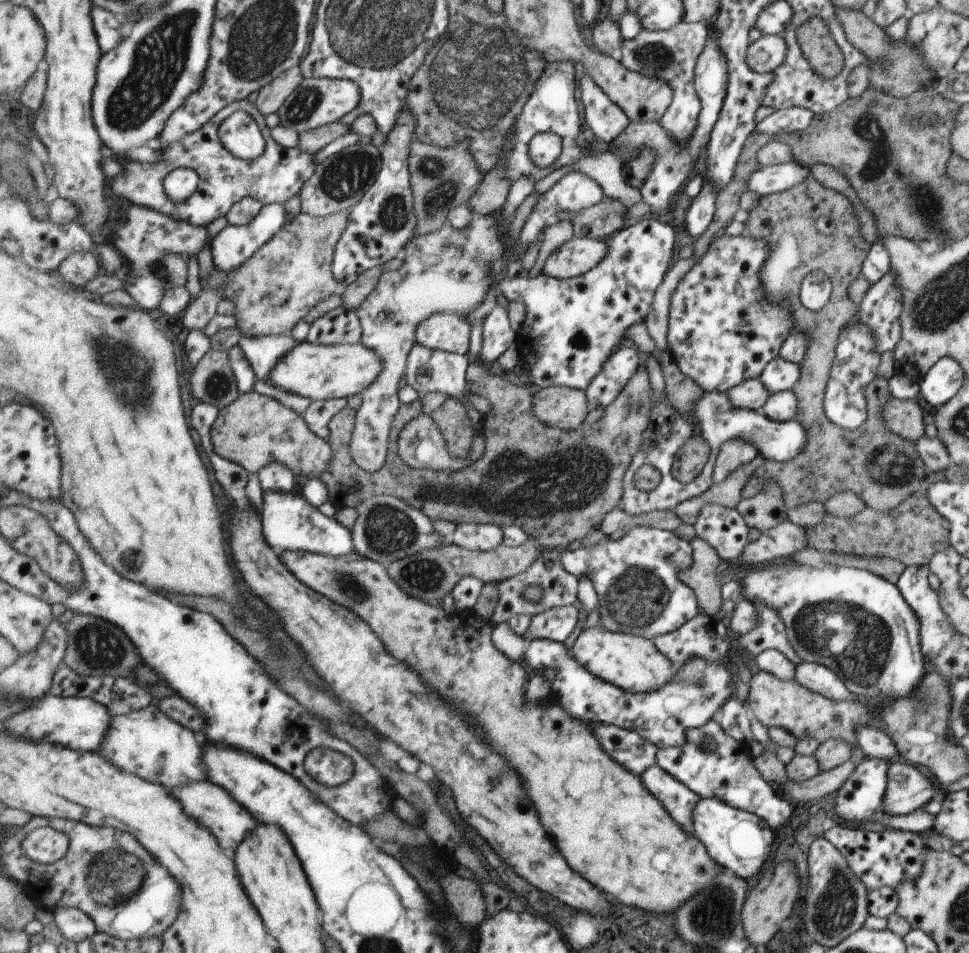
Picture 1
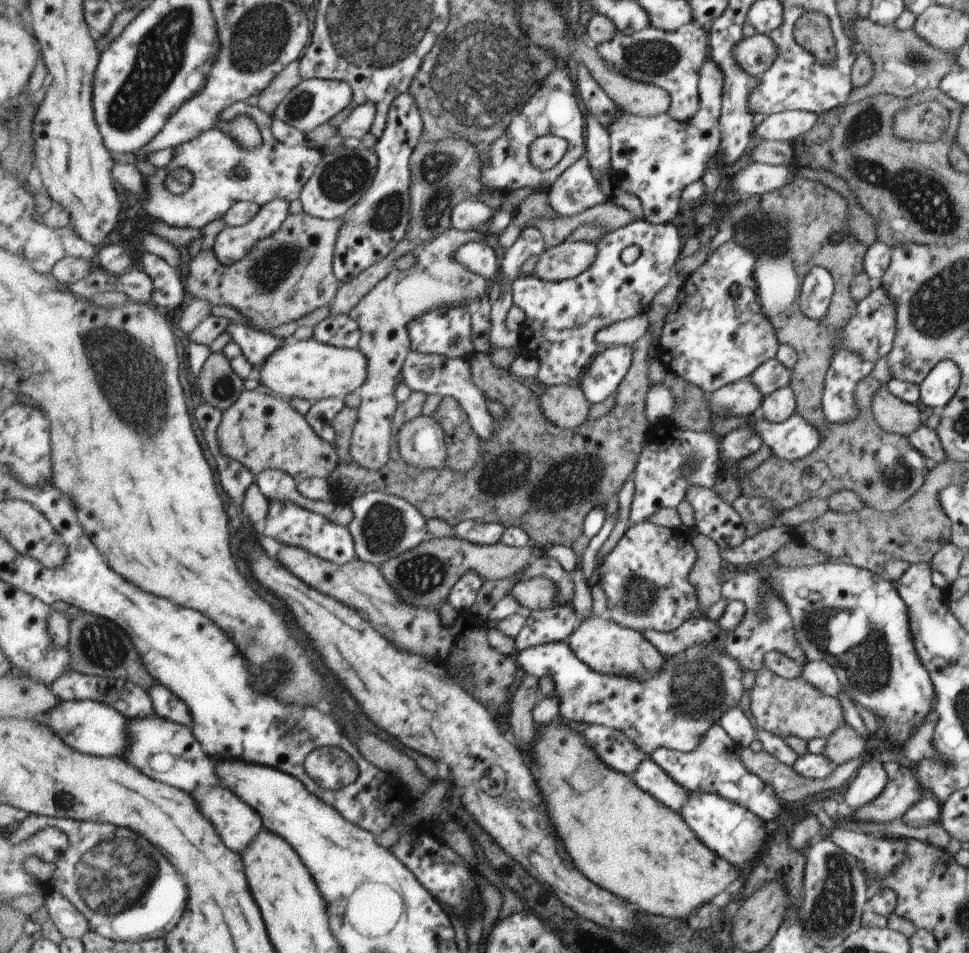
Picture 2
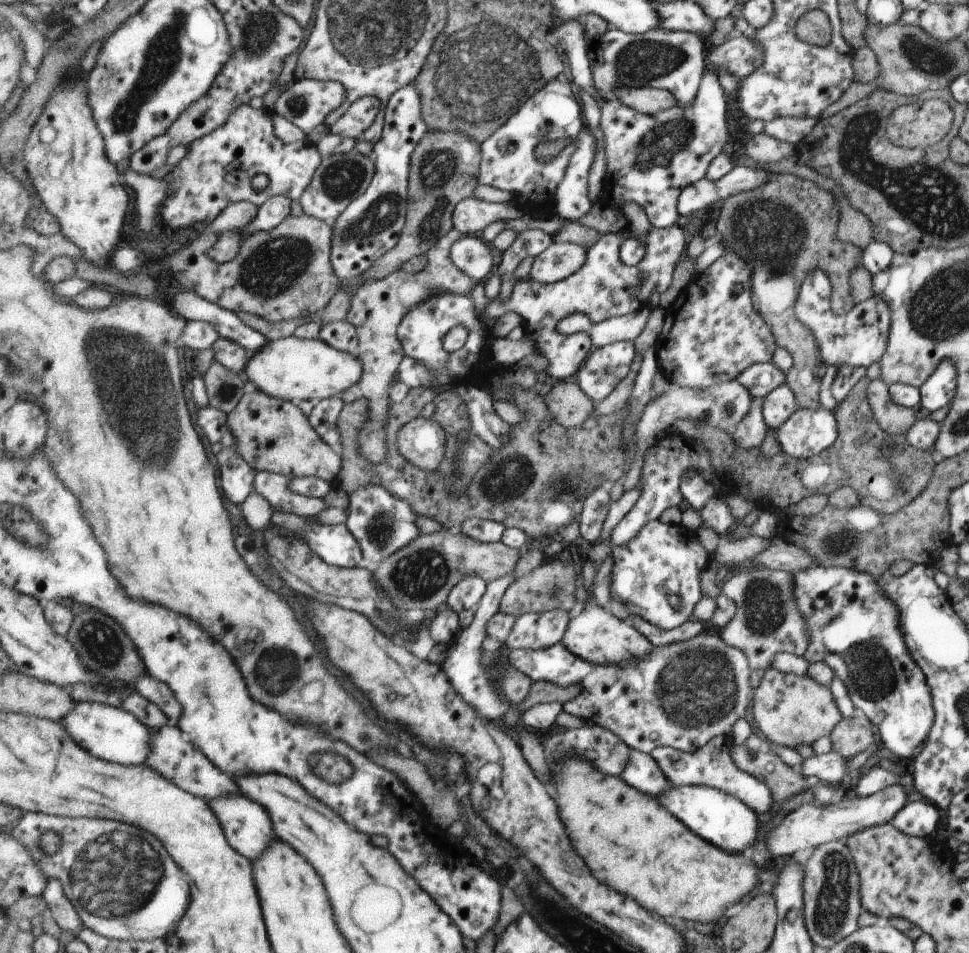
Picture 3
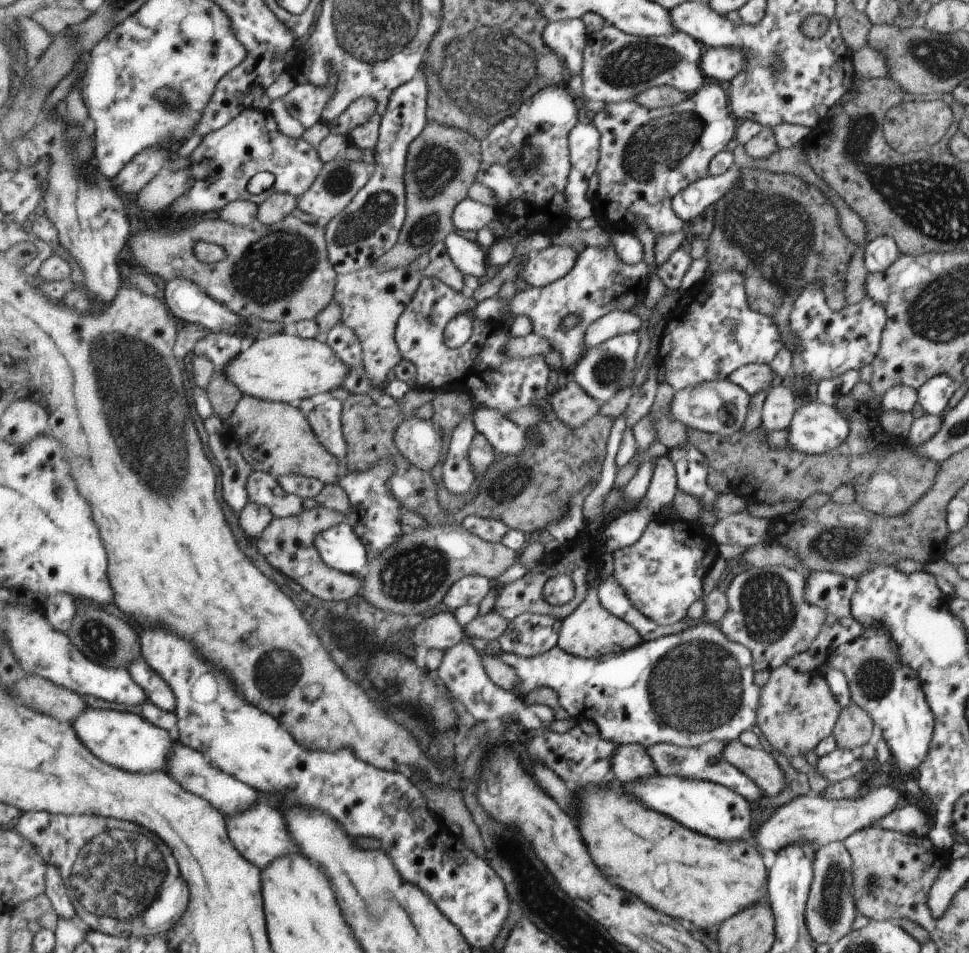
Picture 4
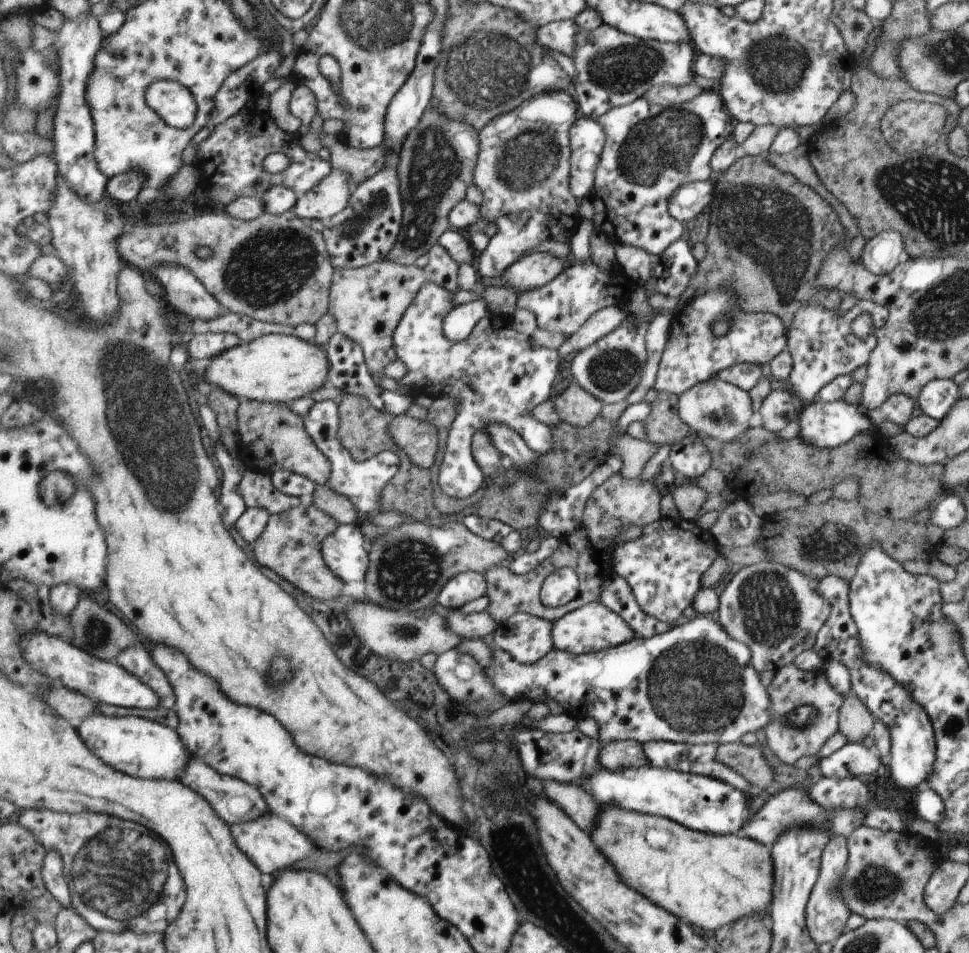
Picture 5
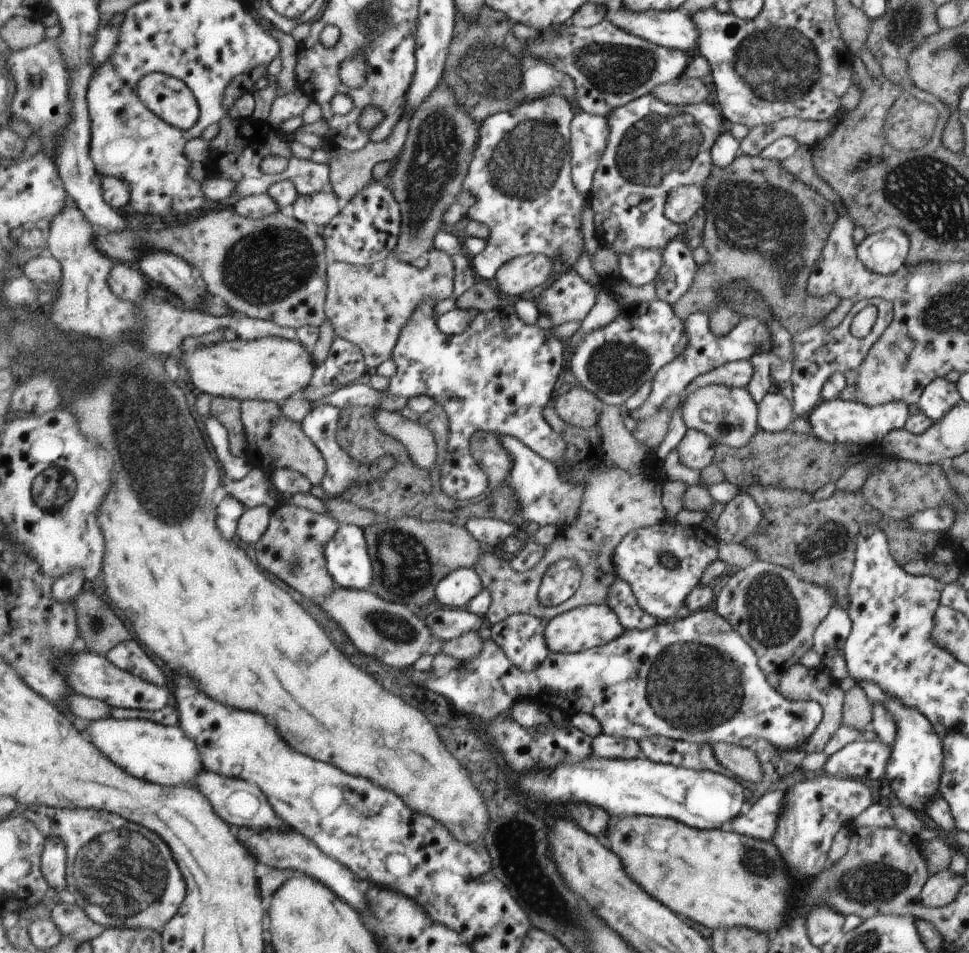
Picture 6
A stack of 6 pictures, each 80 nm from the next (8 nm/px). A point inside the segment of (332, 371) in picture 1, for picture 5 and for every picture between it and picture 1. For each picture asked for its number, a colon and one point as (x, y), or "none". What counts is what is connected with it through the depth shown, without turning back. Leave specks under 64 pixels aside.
2: (309, 369)
3: (292, 368)
4: (283, 367)
5: (275, 368)

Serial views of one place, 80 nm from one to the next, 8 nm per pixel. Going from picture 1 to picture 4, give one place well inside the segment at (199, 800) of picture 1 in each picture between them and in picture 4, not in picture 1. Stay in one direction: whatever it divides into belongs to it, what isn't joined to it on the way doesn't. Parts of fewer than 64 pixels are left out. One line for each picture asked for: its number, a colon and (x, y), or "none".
2: (238, 823)
3: (247, 824)
4: (260, 832)

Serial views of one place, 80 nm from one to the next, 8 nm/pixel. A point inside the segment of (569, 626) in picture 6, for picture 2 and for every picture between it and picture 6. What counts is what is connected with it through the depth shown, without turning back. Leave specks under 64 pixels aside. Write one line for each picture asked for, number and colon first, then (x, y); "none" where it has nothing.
2: (612, 649)
3: (595, 635)
4: (592, 631)
5: (592, 628)

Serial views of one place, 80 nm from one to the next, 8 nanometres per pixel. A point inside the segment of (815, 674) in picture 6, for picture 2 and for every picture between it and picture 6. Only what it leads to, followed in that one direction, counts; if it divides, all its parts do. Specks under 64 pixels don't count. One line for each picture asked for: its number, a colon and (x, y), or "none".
2: (786, 707)
3: (787, 709)
4: (797, 710)
5: (791, 687)

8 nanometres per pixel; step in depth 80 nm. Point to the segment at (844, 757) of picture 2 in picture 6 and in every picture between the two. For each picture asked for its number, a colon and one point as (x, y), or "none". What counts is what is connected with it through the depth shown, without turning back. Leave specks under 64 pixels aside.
3: (852, 735)
4: (854, 728)
5: (855, 721)
6: (857, 710)

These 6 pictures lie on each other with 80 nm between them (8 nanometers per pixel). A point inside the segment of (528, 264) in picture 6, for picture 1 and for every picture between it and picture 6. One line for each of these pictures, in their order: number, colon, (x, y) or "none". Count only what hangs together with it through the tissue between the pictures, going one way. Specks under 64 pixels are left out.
1: (577, 256)
2: (568, 260)
3: (561, 260)
4: (554, 263)
5: (538, 269)

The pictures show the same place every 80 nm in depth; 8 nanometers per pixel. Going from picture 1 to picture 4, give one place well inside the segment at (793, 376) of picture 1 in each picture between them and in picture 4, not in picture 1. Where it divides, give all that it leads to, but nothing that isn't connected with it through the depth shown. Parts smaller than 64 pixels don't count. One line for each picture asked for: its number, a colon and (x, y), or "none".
2: (771, 375)
3: (759, 379)
4: (753, 378)

